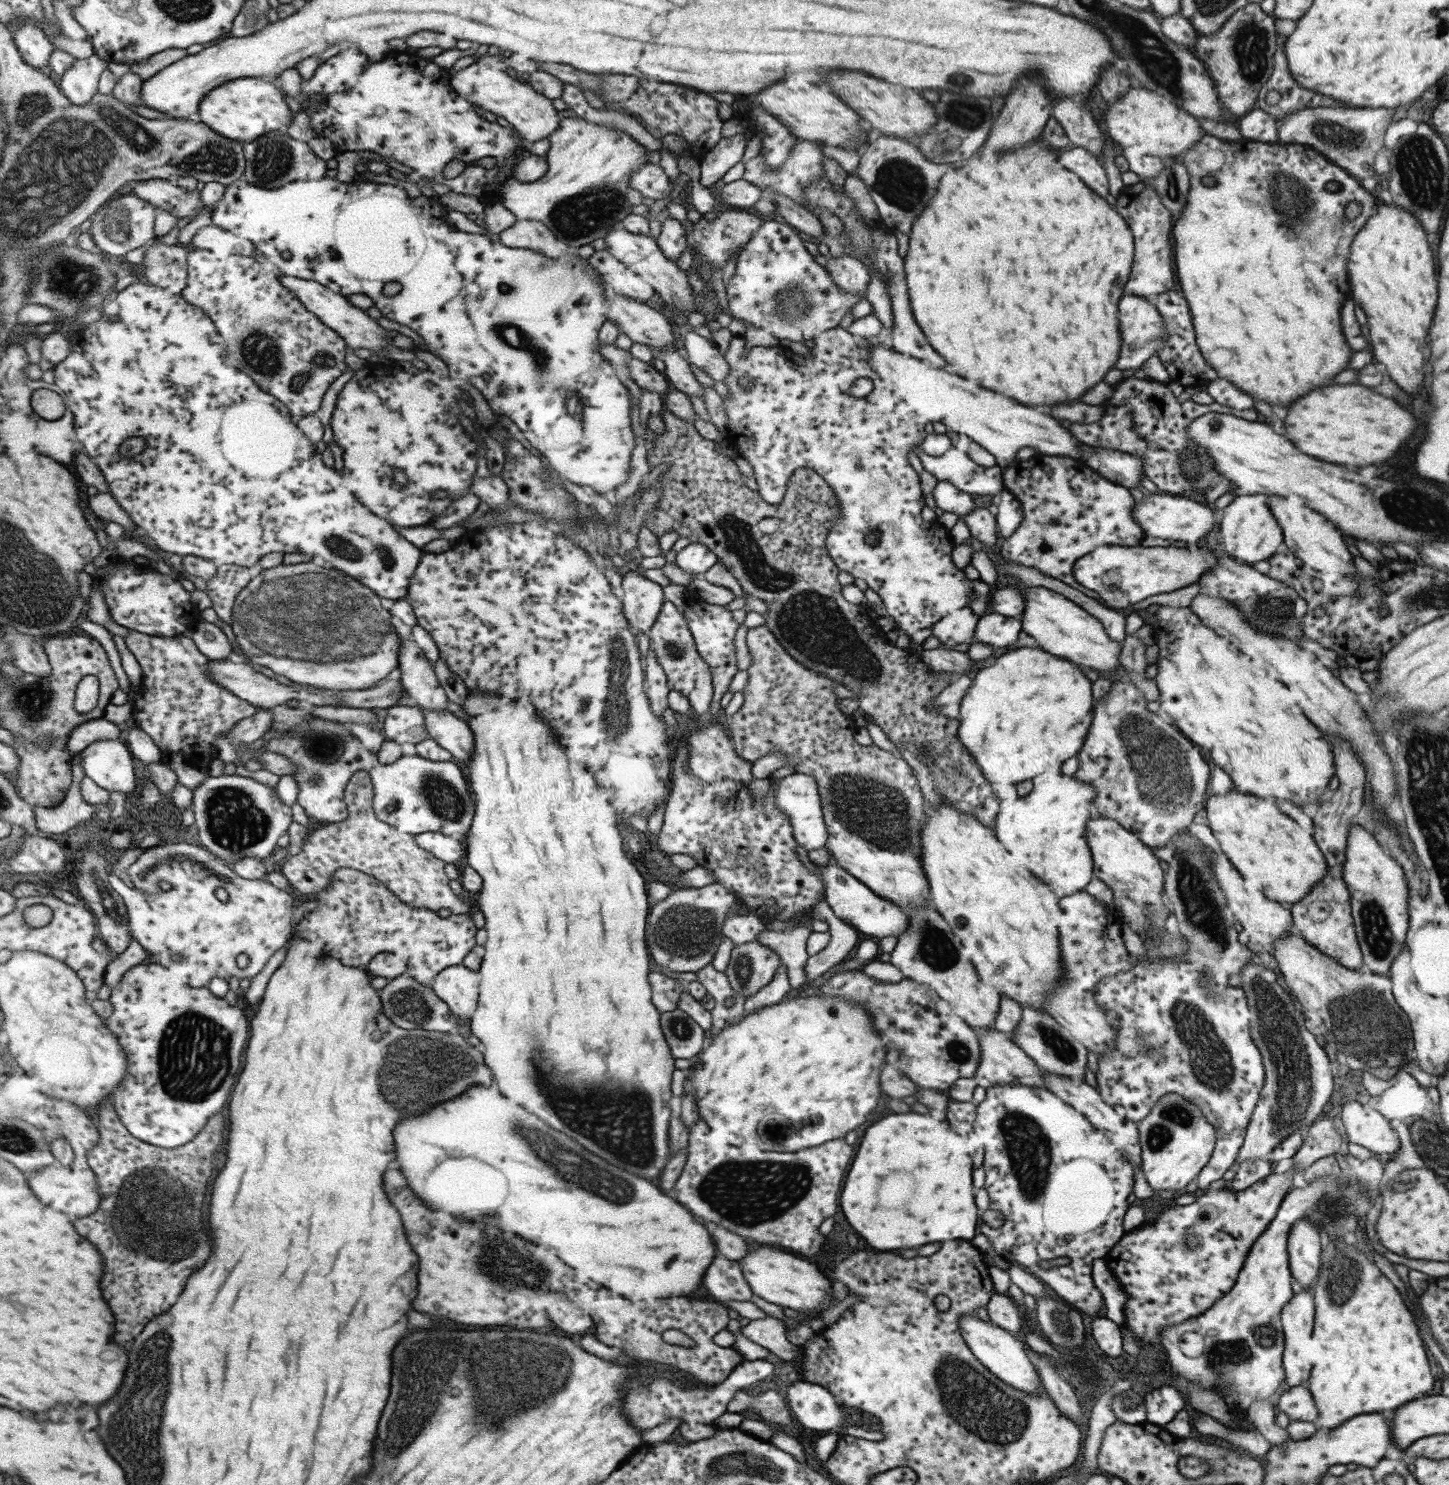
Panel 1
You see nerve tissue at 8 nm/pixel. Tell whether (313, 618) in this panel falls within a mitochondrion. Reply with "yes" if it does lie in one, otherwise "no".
yes

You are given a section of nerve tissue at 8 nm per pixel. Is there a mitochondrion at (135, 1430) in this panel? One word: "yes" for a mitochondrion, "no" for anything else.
yes

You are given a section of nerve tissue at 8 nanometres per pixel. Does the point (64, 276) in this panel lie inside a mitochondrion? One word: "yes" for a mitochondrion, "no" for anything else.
yes

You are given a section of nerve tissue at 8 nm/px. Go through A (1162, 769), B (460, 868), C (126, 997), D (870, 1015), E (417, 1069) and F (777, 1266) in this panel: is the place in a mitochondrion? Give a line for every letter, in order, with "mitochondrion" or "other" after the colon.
A: mitochondrion
B: other
C: other
D: other
E: mitochondrion
F: other

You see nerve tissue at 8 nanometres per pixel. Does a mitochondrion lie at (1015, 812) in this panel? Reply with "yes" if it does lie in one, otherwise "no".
no

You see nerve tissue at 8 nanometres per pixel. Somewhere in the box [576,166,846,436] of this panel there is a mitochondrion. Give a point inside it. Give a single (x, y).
(791, 303)

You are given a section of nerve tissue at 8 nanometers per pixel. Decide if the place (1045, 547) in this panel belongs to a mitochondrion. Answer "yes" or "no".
no

